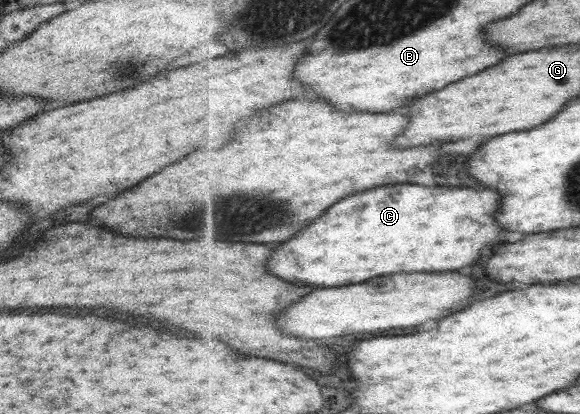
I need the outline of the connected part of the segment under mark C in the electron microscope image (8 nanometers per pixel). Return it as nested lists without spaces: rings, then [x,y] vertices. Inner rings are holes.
[[[398,184],[360,192],[340,200],[326,212],[326,216],[320,216],[302,230],[296,240],[282,244],[268,262],[268,268],[292,284],[312,289],[360,284],[382,274],[460,270],[464,266],[472,266],[482,256],[484,248],[502,244],[506,230],[494,220],[494,214],[500,208],[500,198],[500,192],[490,188],[478,192],[476,188],[428,188],[420,184]]]

